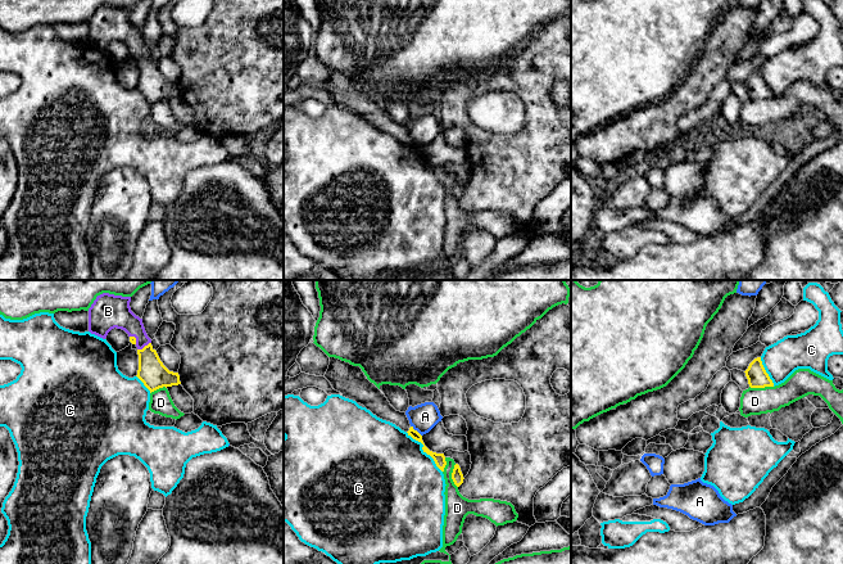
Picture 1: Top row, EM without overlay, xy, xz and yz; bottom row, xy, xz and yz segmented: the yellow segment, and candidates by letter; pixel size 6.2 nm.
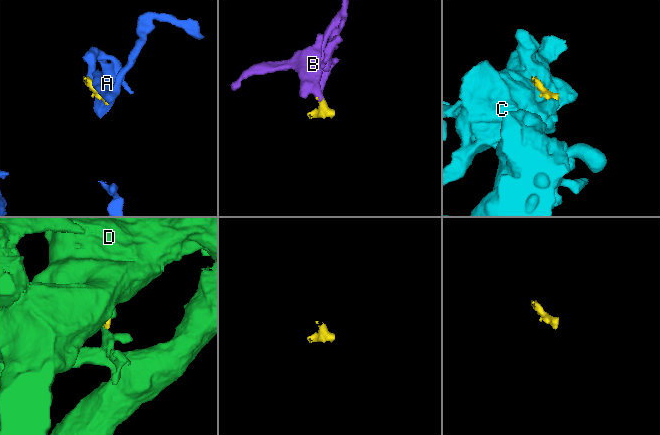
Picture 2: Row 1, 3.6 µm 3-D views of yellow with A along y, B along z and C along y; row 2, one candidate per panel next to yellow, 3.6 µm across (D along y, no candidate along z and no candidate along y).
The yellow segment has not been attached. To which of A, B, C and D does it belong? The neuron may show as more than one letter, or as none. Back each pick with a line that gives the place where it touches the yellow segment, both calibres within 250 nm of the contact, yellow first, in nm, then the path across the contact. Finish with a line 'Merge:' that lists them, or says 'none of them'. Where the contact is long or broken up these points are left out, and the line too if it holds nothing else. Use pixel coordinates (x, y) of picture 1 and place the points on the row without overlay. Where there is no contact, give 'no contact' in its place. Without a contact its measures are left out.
B: meets yellow in xy at (145, 58); 170 nm thick on the yellow side, 160 nm on the other; runs through xy (152, 84), (145, 58), (136, 44), (119, 27)
Merge: B

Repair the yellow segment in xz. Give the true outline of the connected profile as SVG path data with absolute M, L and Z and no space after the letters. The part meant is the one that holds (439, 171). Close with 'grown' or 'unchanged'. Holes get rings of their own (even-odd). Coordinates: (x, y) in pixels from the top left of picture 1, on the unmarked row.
M330 69L330 77L325 90L331 95L335 103L343 107L343 109L363 117L377 130L395 136L413 152L421 154L423 157L423 164L430 167L436 179L444 184L447 177L444 166L432 164L425 158L422 148L409 136L405 125L396 123L385 107L367 91L359 78L353 78L349 75Z | grown

